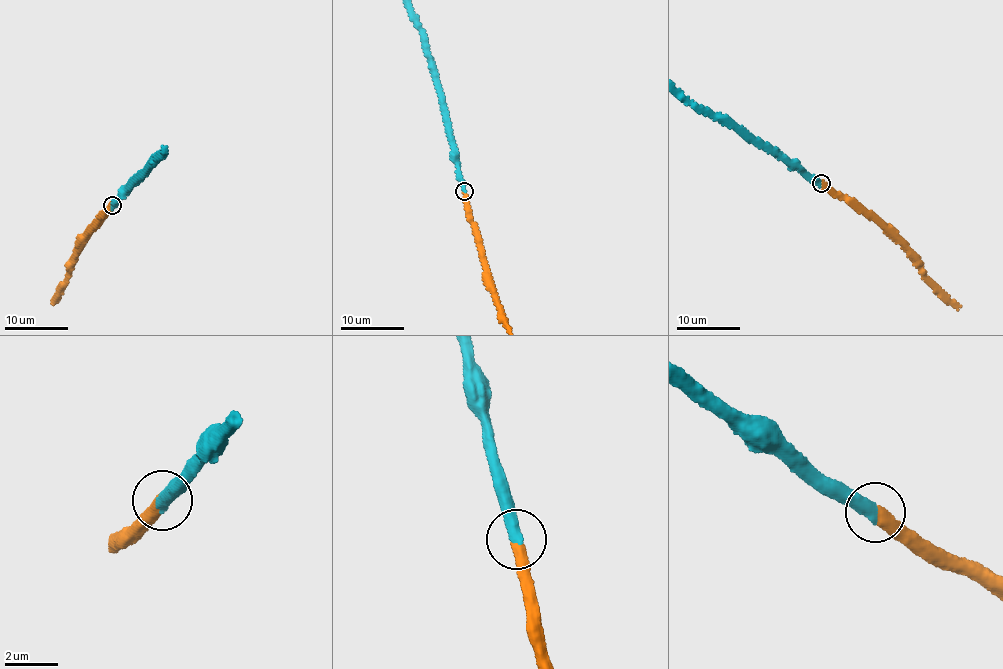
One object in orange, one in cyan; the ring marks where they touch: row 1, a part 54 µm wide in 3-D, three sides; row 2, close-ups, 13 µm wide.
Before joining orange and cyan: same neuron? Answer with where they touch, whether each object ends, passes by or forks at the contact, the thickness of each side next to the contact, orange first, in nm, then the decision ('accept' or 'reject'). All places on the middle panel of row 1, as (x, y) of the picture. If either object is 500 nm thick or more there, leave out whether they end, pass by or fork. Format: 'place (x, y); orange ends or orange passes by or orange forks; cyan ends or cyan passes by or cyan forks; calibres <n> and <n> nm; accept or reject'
place (464, 191); orange ends; cyan ends; calibres 460 and 480 nm; accept

